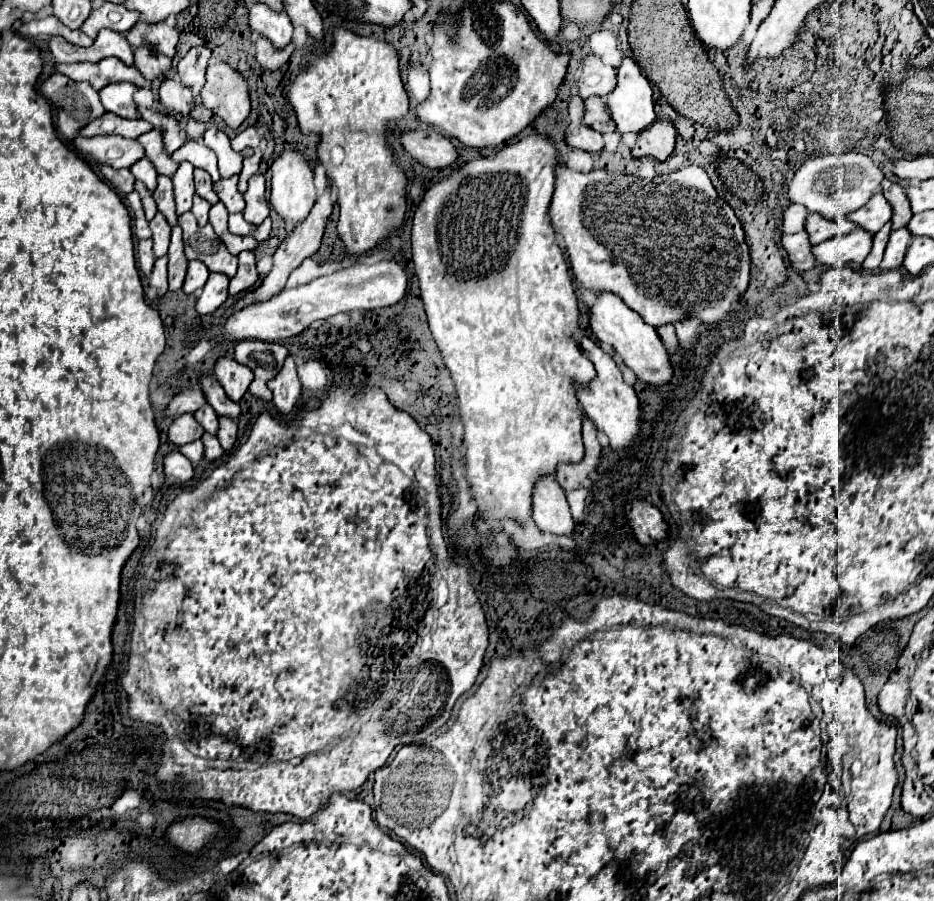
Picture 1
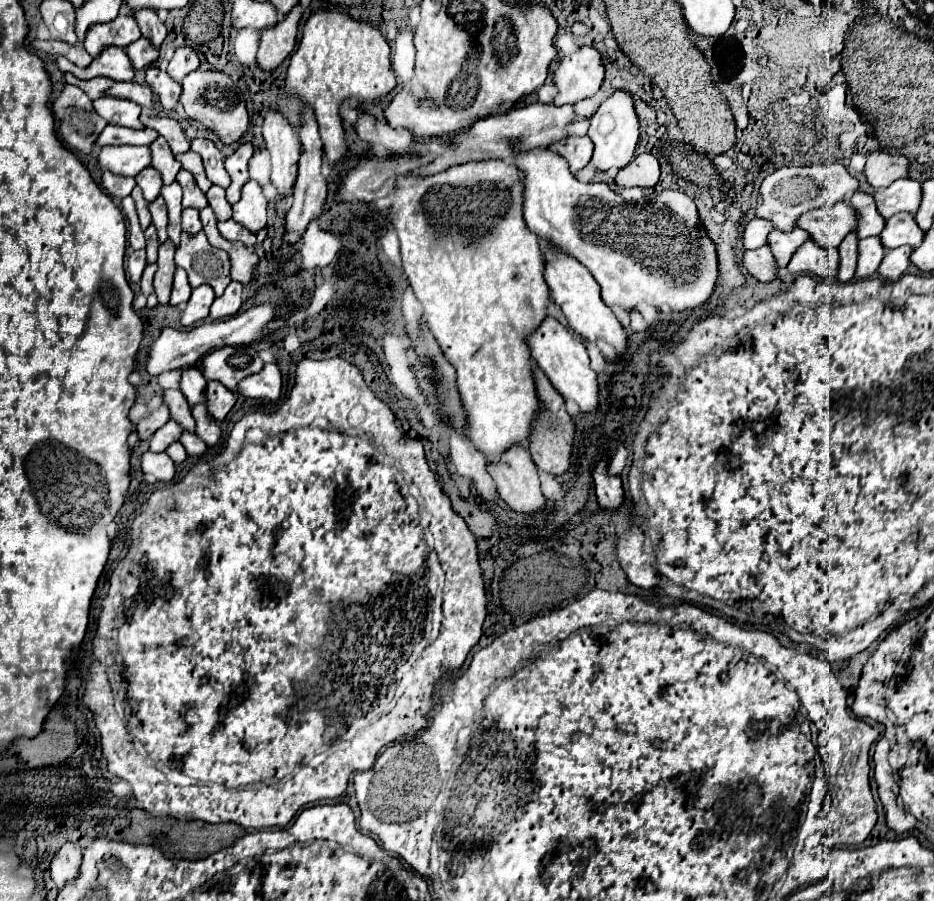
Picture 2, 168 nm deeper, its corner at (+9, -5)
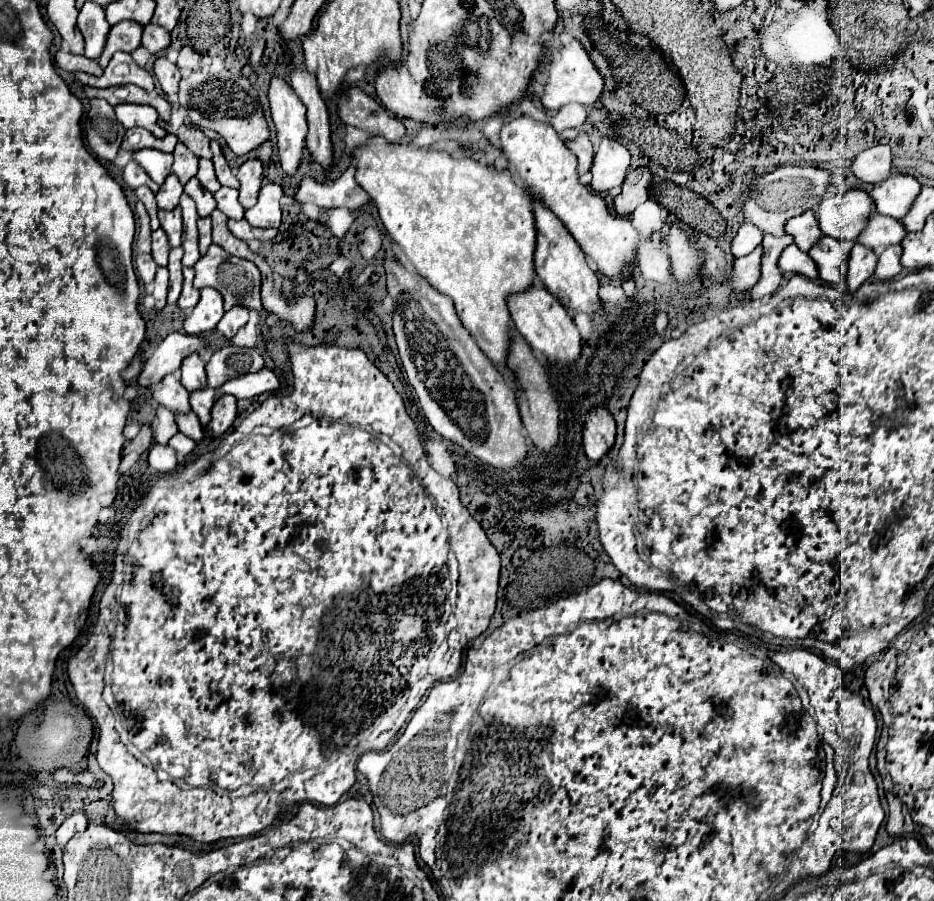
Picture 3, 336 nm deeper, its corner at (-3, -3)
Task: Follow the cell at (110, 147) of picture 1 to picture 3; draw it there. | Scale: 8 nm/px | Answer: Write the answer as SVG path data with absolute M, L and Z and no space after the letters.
M144 149L144 151L136 151L132 157L134 157L134 161L138 161L142 165L142 169L158 185L162 185L166 181L166 177L172 173L174 157L170 153L160 153L160 151L154 151L154 149Z

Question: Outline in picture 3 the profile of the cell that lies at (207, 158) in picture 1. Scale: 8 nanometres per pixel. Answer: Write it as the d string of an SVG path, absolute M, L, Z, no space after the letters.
M200 159L200 169L198 169L198 181L210 191L210 193L216 193L220 189L220 183L216 181L216 175L214 175L214 167L212 167L212 161L208 159Z

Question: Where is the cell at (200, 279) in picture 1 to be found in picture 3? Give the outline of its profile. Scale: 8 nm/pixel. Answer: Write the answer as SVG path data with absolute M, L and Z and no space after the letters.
M184 269L184 287L182 287L182 295L176 303L182 311L194 307L198 303L198 297L200 297L198 289L194 289L194 285L192 285L192 279L194 279L194 269Z

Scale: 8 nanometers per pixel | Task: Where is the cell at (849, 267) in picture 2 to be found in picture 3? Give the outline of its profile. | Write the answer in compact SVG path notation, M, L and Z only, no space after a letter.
M820 237L816 245L810 247L808 255L814 259L818 267L818 277L824 283L844 283L844 265L848 259L848 249L852 247L852 241L840 241L834 237Z

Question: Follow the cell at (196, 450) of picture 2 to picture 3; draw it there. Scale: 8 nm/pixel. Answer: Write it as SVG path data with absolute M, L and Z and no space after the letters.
M192 411L190 413L176 413L176 425L178 425L180 433L188 435L190 439L194 439L194 441L204 439L204 429Z

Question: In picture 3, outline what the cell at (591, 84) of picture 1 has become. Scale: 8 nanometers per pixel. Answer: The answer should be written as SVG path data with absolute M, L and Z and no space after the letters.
M572 41L568 45L562 45L558 49L558 55L552 57L548 65L548 81L544 85L544 95L540 97L540 101L546 109L560 109L562 105L568 103L592 105L602 95L602 89L604 89L604 79L596 71L586 49L578 41Z

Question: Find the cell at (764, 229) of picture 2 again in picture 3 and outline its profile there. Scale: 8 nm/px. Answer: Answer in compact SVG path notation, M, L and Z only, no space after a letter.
M742 223L740 229L738 229L738 233L736 233L736 237L730 243L730 253L734 257L744 257L744 255L750 253L750 249L754 249L760 243L762 243L760 229L756 229L754 225Z

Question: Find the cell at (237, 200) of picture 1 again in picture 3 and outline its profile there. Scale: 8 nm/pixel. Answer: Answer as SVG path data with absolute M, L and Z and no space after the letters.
M220 187L214 193L214 199L218 203L218 209L228 217L228 219L242 219L244 217L244 207L238 203L238 189L232 187Z

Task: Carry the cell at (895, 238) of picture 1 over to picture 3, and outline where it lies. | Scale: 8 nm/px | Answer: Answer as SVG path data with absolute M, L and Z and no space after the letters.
M854 245L848 251L844 283L850 293L872 277L872 267L876 267L876 255L872 253L872 249L864 249L864 245Z

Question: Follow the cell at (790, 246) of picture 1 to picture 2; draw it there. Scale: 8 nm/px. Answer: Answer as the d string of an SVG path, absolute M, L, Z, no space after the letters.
M762 245L758 249L744 253L744 265L750 275L754 275L758 281L774 281L778 277L778 265L772 255L770 245Z

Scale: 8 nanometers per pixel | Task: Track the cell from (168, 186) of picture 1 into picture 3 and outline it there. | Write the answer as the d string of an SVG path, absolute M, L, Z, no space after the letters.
M176 207L174 211L158 211L158 219L160 219L160 227L168 235L170 247L180 247L180 235L182 235L180 207Z

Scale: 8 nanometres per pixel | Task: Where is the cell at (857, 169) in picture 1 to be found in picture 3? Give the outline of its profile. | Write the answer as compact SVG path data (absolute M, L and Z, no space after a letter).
M778 167L776 171L754 179L750 187L750 195L744 201L744 221L756 225L762 233L780 237L784 235L784 221L812 209L816 205L814 197L818 195L818 199L822 199L828 185L830 185L830 173L824 169Z

